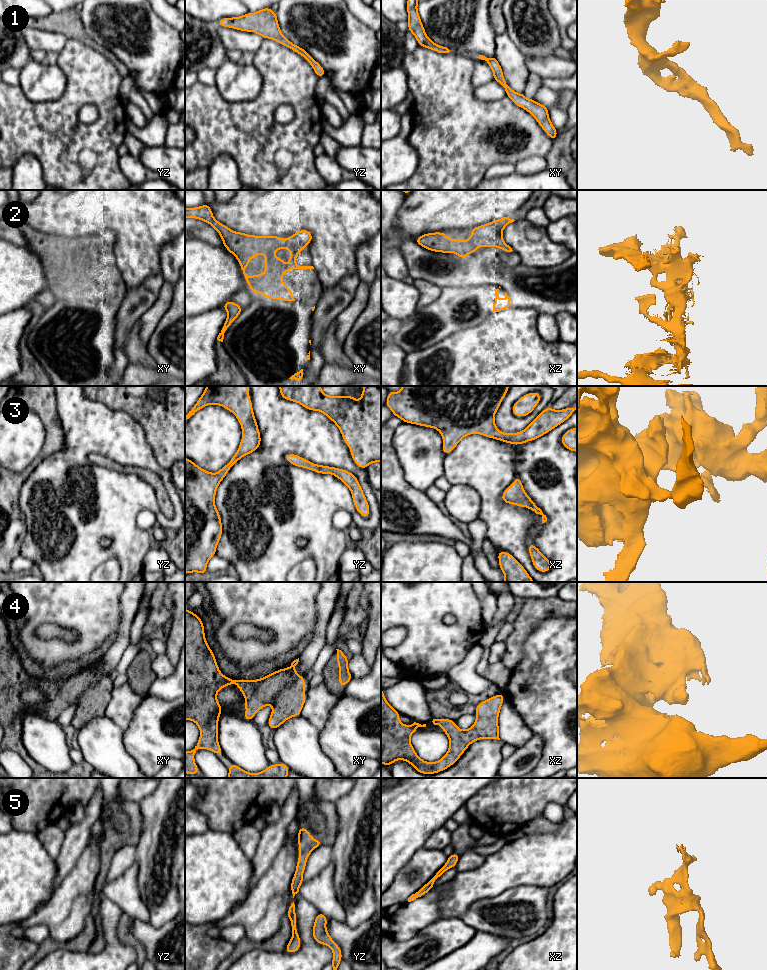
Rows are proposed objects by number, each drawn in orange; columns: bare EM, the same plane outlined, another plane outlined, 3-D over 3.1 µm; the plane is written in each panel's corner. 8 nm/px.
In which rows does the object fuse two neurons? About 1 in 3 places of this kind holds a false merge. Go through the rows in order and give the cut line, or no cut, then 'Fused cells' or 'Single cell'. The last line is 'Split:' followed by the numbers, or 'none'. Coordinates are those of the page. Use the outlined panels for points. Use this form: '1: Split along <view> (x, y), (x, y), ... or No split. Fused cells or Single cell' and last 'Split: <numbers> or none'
1: No split. Single cell
2: Split along xy (262, 240), (257, 243), (257, 247), (253, 252), (237, 258). Fused cells
3: No split. Single cell
4: No split. Single cell
5: No split. Single cell
Split: 2

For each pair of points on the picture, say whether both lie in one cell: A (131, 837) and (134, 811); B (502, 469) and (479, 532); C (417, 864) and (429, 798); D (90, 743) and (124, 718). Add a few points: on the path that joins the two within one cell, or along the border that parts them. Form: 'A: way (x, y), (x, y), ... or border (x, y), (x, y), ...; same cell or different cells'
A: way (131, 831), (131, 817); same cell
B: border (479, 518), (486, 525), (487, 538); different cells
C: border (423, 846), (415, 852), (405, 866); different cells
D: border (104, 715), (123, 731); different cells

